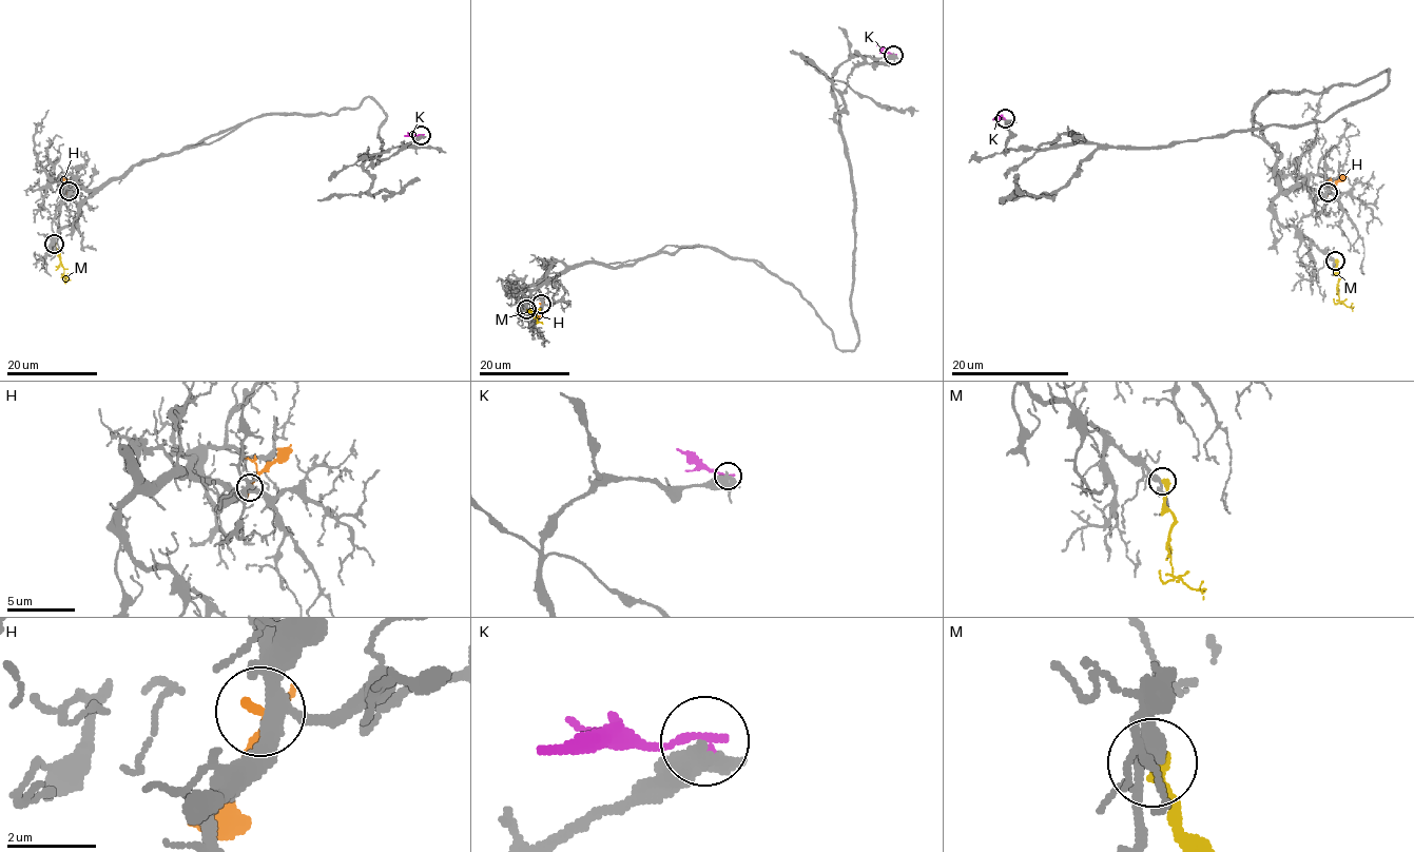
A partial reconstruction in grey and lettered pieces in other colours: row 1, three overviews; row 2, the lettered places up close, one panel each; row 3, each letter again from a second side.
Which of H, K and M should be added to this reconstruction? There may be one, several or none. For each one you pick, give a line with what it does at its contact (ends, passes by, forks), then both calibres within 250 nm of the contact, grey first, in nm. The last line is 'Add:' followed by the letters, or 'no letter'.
M: it ends; calibres 260 and 360 nm
Add: M

